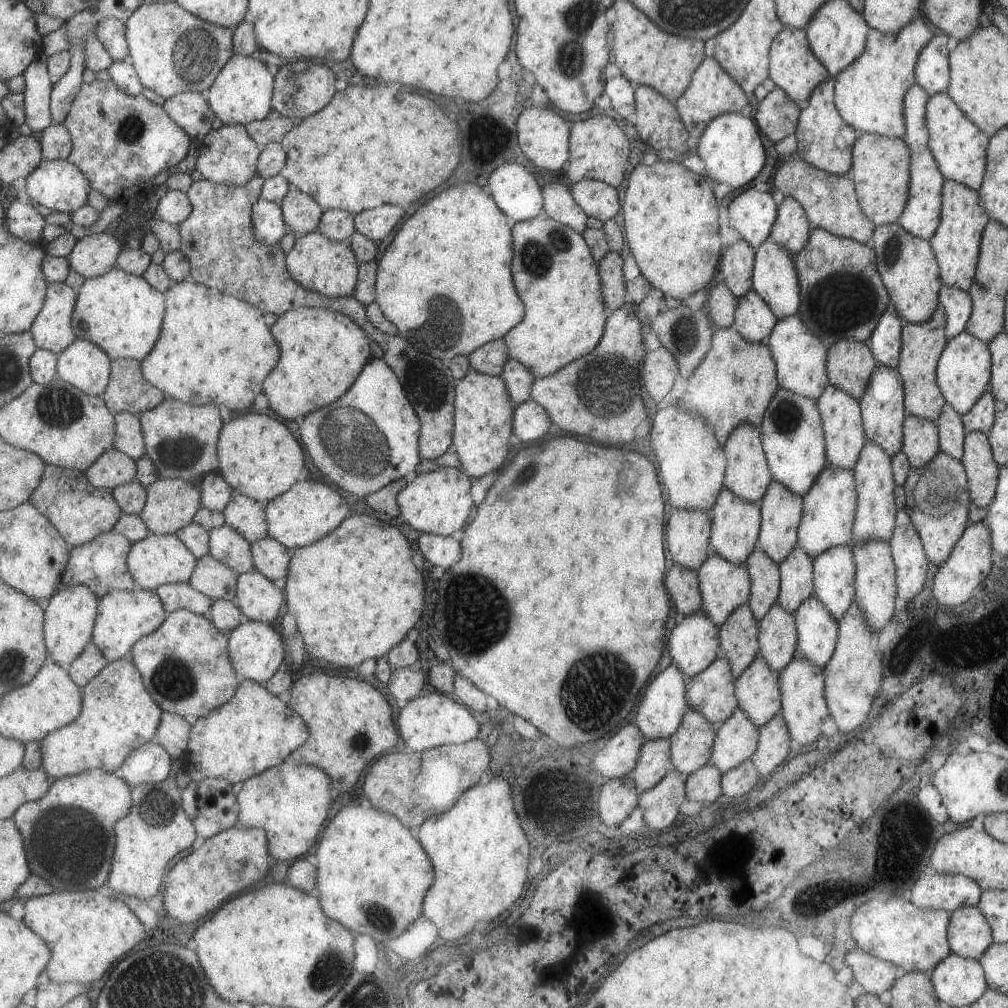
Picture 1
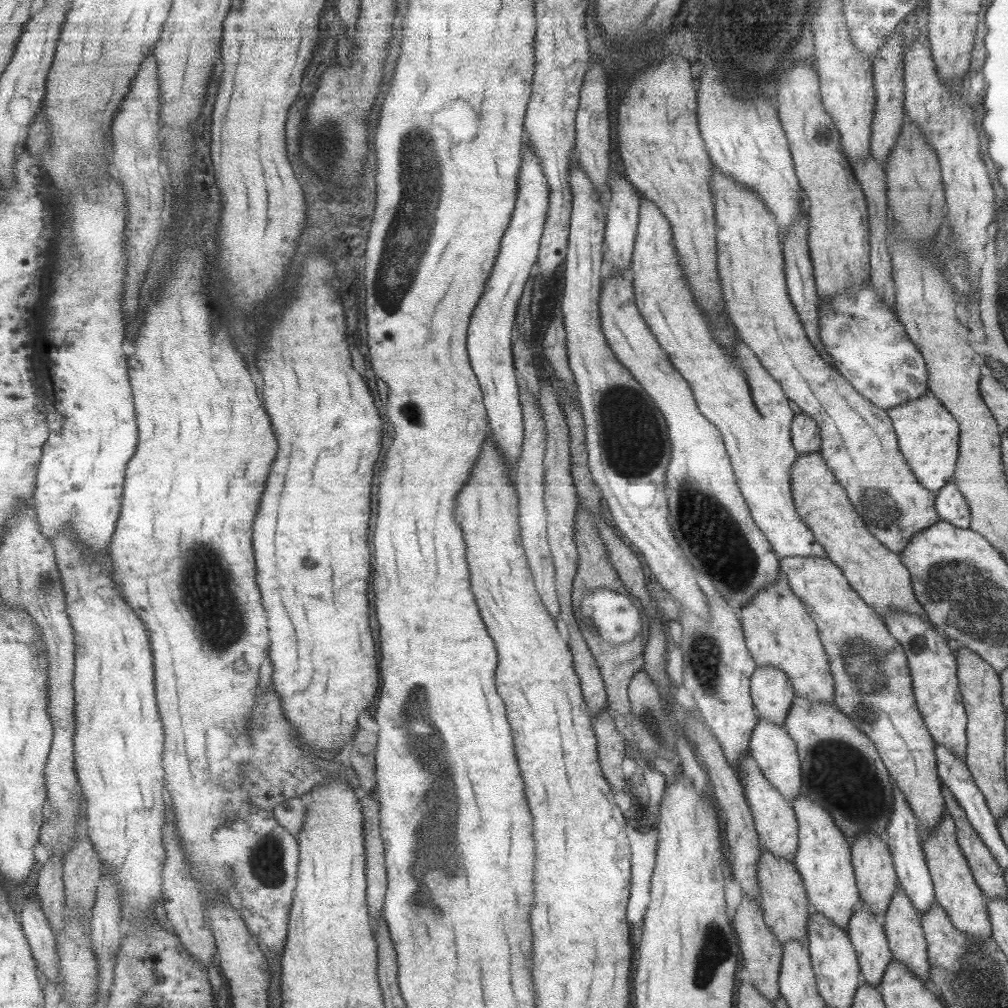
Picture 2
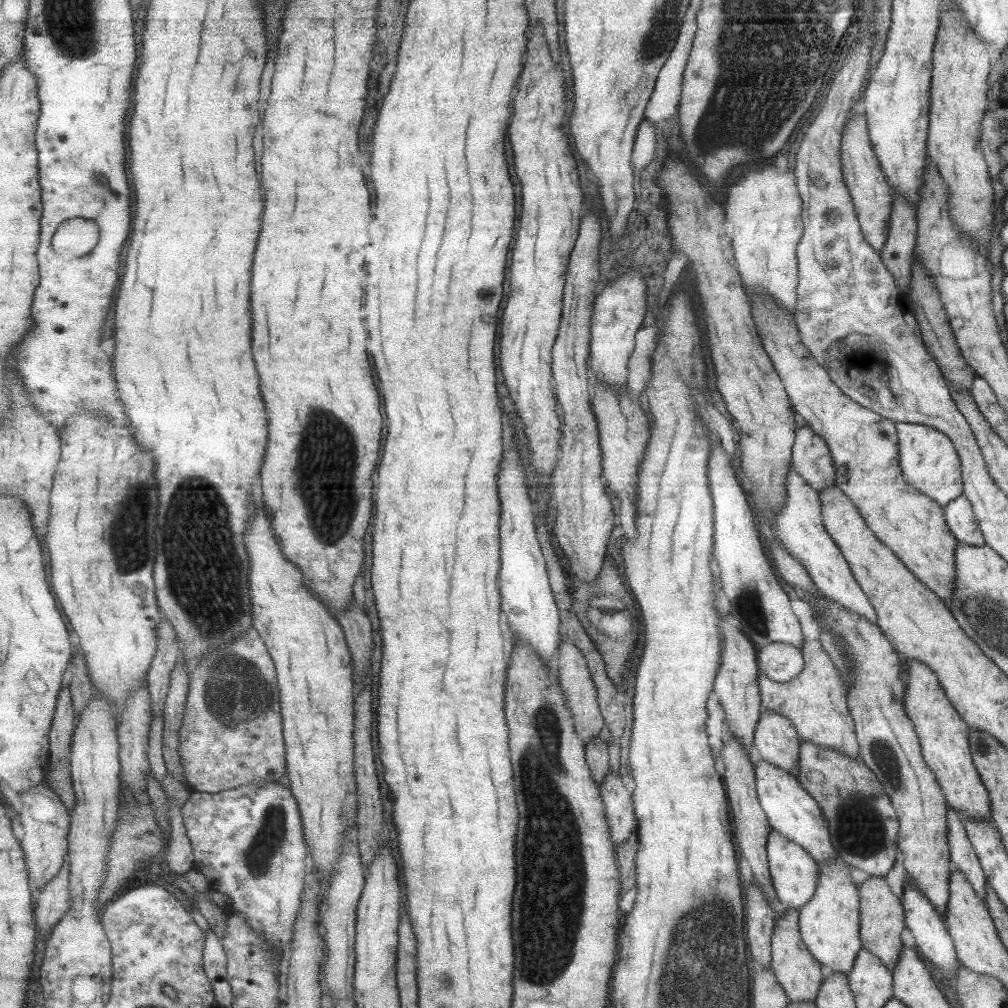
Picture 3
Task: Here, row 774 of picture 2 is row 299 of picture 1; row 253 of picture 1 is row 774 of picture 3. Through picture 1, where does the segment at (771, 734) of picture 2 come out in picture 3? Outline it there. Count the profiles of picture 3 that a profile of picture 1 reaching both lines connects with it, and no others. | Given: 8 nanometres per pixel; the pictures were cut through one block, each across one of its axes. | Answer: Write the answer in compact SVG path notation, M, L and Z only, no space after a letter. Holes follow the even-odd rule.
M763 759L757 760L753 766L758 804L764 810L770 828L789 838L791 842L799 844L818 865L821 862L829 862L831 858L838 858L829 838L827 821L819 805L807 794L795 776L781 768L775 768Z

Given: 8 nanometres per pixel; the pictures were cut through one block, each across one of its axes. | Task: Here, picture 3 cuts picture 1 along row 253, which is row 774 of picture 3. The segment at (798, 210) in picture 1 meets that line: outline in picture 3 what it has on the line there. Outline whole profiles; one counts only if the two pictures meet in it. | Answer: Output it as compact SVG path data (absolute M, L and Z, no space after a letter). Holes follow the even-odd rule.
M762 710L753 728L752 744L763 760L794 776L799 770L799 740L793 724L783 714Z

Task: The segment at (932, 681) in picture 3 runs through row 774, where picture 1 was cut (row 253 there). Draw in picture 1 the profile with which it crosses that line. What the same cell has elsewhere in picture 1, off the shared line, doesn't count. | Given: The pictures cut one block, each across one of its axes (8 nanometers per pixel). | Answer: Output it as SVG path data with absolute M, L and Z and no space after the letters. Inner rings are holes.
M947 179L942 184L940 207L939 226L928 240L938 266L938 275L942 284L967 291L973 288L981 233L988 216L976 190Z

